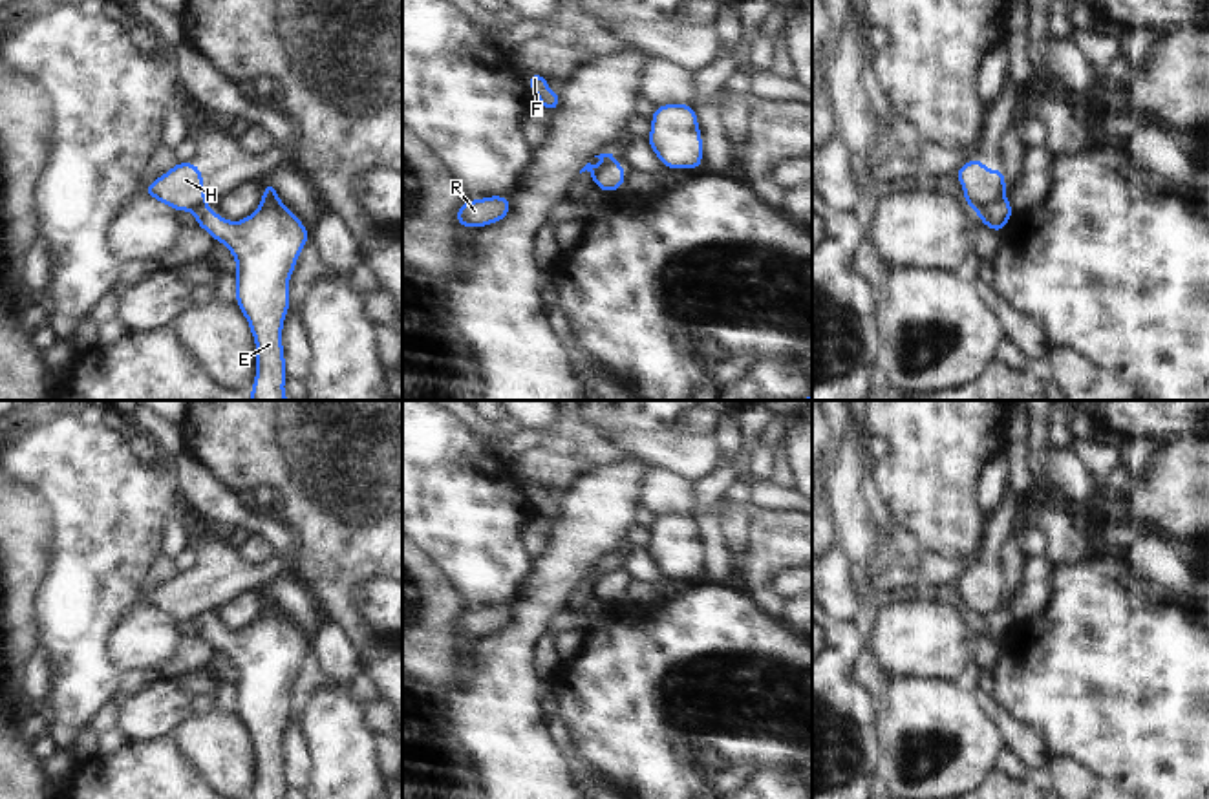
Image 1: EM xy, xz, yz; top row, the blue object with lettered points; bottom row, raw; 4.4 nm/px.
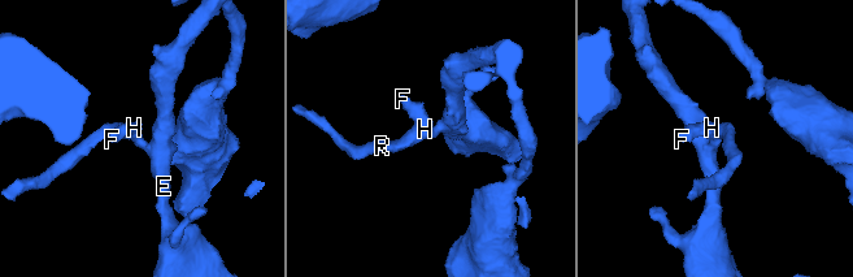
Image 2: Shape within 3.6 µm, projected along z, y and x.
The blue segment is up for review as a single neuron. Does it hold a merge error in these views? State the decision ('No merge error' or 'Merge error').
Merge error

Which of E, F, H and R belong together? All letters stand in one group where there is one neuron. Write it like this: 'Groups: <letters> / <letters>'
Groups: E / F H R

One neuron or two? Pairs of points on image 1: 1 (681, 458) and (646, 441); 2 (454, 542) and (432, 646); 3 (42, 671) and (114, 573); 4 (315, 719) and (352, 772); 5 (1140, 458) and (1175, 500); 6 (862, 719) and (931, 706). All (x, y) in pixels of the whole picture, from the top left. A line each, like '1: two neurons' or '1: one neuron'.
1: one neuron
2: two neurons
3: two neurons
4: one neuron
5: two neurons
6: two neurons

